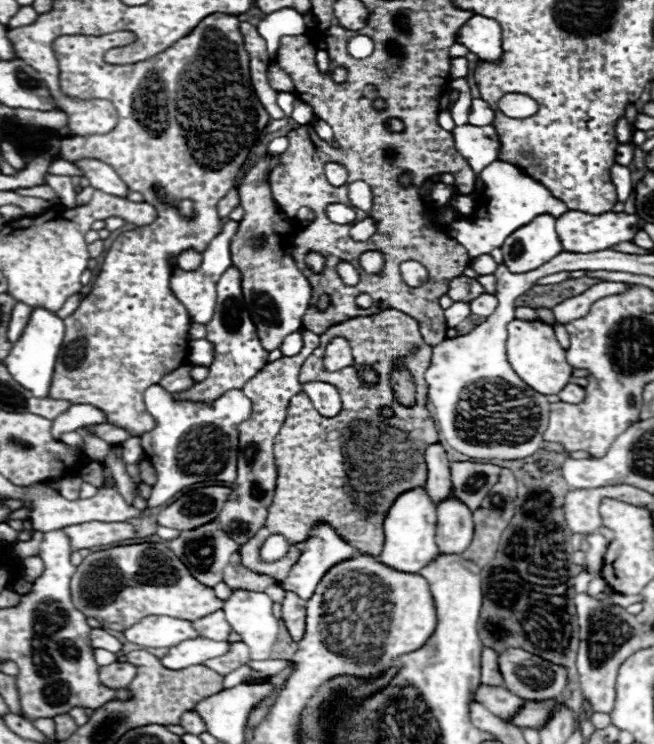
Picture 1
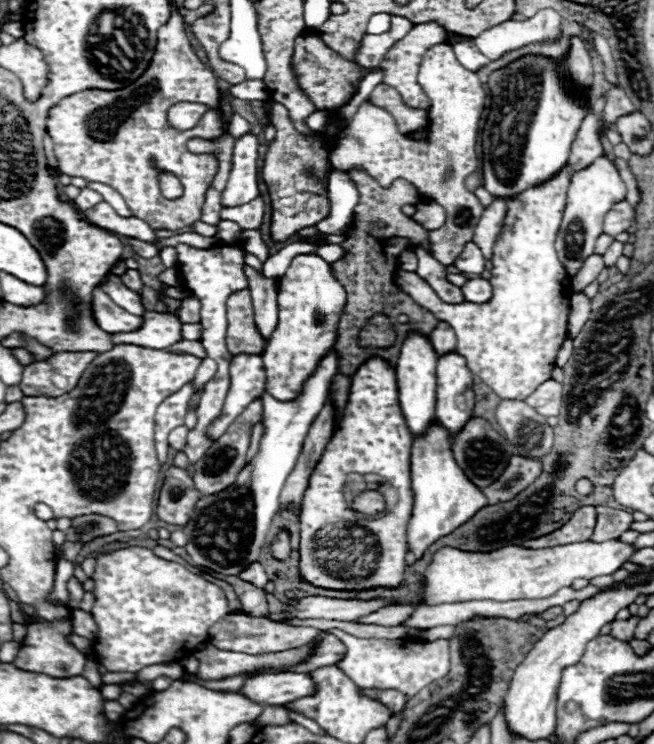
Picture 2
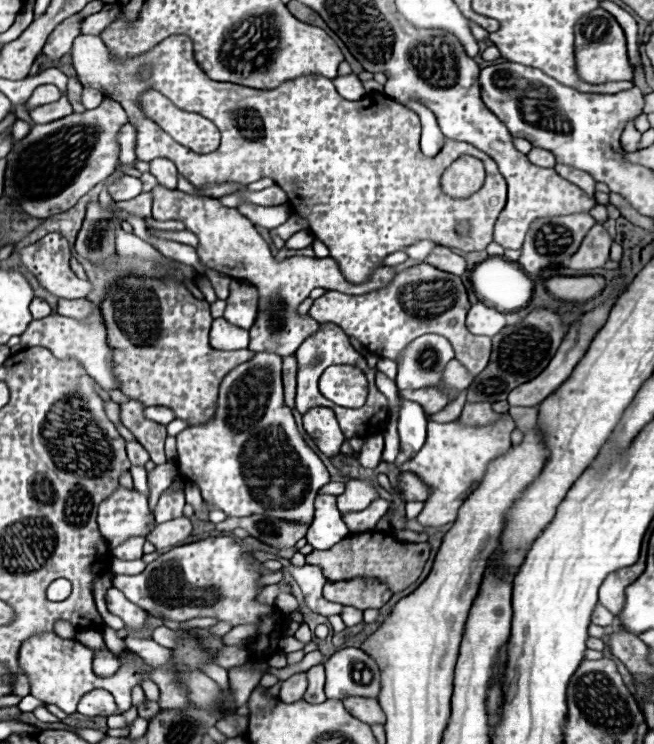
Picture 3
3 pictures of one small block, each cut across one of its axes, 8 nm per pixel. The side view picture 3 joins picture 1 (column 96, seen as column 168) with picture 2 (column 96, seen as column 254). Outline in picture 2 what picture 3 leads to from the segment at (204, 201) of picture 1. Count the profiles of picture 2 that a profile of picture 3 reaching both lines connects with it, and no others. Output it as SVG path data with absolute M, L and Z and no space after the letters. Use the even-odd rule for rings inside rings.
M172 10L168 24L158 32L154 58L142 78L122 90L82 90L50 108L46 130L54 140L60 170L68 176L112 186L122 194L132 216L148 222L154 230L176 230L194 224L200 220L206 190L218 172L218 160L210 154L192 154L186 142L192 138L218 138L226 126L216 110L208 110L194 128L176 130L168 124L168 108L178 102L218 106L218 84L214 72L194 54L182 16ZM160 170L180 178L184 186L180 198L168 200L162 196L158 186Z

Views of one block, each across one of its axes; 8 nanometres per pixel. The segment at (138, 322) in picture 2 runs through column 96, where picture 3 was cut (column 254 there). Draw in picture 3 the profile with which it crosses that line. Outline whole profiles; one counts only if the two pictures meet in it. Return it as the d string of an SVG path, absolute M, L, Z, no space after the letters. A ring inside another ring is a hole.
M232 280L224 318L230 324L250 330L256 322L256 316L258 316L258 290L250 284Z

